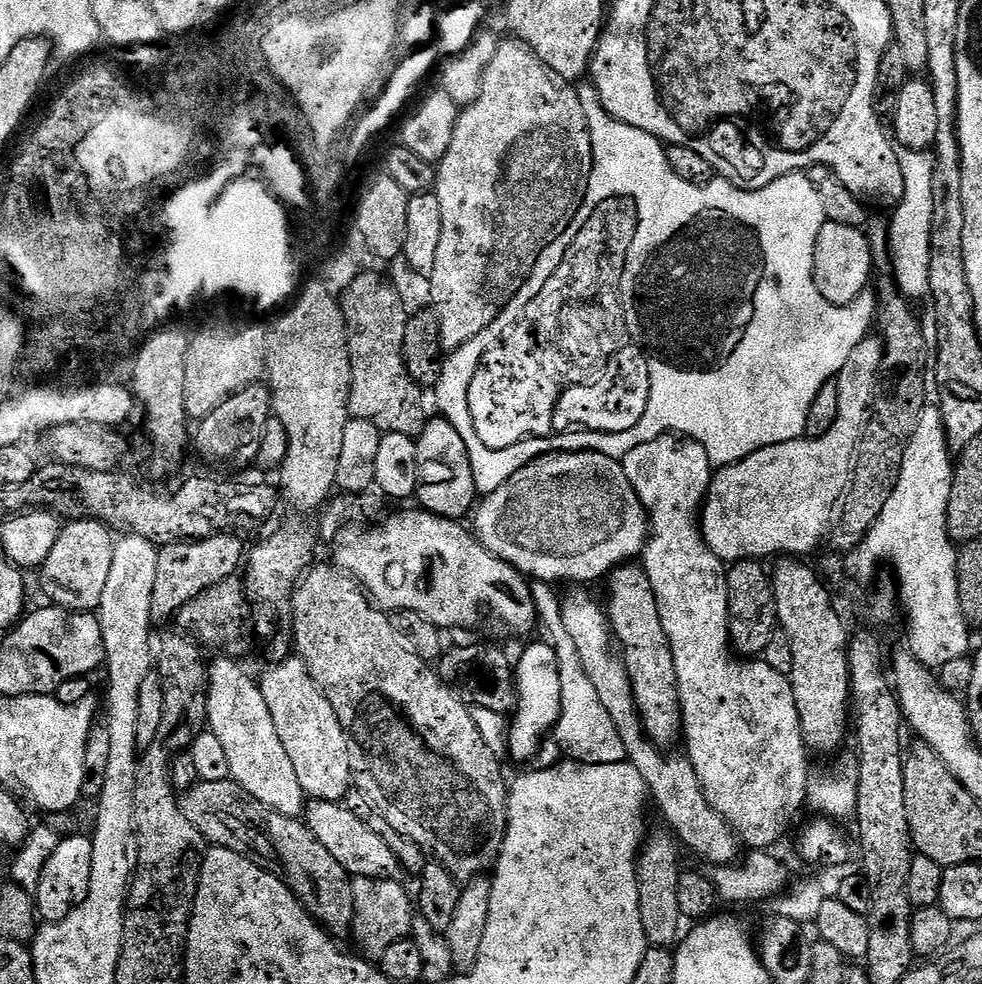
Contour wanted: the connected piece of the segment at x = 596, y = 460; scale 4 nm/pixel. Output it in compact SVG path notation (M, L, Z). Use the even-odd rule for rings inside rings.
M547 452L545 456L534 458L534 462L522 466L522 470L518 470L518 474L514 474L514 478L510 478L502 486L498 486L498 490L487 493L479 501L474 512L475 516L474 535L476 539L483 544L486 550L494 553L498 559L504 560L509 566L520 571L521 576L549 582L569 580L572 586L588 586L591 580L603 581L612 569L619 568L625 562L635 561L643 553L644 545L648 543L650 535L648 513L644 511L638 494L630 486L630 478L626 478L623 463L615 456L607 456L597 452Z

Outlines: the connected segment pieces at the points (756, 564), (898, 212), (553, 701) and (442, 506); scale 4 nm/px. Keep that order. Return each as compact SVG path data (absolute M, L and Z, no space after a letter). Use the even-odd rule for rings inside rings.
M759 559L737 560L727 569L728 578L728 638L737 657L763 657L770 637L777 631L776 599L772 577Z
M900 148L896 157L902 166L904 197L890 216L888 250L895 287L907 296L909 301L917 302L916 300L922 299L923 296L925 299L929 295L930 234L932 233L932 215L934 214L932 171L937 166L931 155L912 152L908 148Z
M533 642L514 664L516 694L514 715L507 729L507 751L516 760L531 761L540 750L540 744L553 731L562 710L562 682L559 681L558 659L555 650Z
M429 419L420 435L415 437L419 483L416 485L414 500L420 503L417 505L425 512L445 516L448 520L460 520L468 511L468 515L473 511L478 500L474 470L470 466L466 442L462 442L462 434L458 434L458 430L454 430L448 420L435 419Z

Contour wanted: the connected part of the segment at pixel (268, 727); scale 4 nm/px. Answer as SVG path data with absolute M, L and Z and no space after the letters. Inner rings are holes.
M216 660L207 665L208 669L208 722L207 727L222 742L226 749L226 758L230 761L230 777L262 806L266 806L271 812L277 812L283 816L300 818L306 812L306 797L302 786L298 782L298 774L294 774L294 766L290 763L290 757L286 755L286 749L282 747L282 738L278 738L278 730L274 726L274 718L270 718L270 708L266 706L266 700L262 698L259 683L248 677L248 672L240 664L232 660Z

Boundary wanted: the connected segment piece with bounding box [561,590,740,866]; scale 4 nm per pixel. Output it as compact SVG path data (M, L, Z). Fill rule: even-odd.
M572 590L572 593L562 600L563 608L561 610L562 620L565 622L567 632L574 638L575 648L577 648L579 657L582 660L582 667L588 678L594 684L594 689L598 692L598 699L602 706L606 708L610 717L613 718L614 726L617 727L618 734L624 743L627 761L638 770L643 780L648 784L649 795L654 804L657 804L661 814L668 822L673 835L679 840L679 843L696 852L700 857L712 863L712 866L731 865L737 858L740 844L738 838L731 827L720 815L708 804L701 783L698 782L698 776L694 773L693 764L689 762L686 756L668 756L672 754L664 753L657 748L655 744L646 736L644 728L640 724L640 712L636 709L636 699L632 693L632 683L628 677L628 671L624 665L623 659L619 655L612 653L612 644L614 648L614 637L608 622L607 611L592 596L588 590Z

